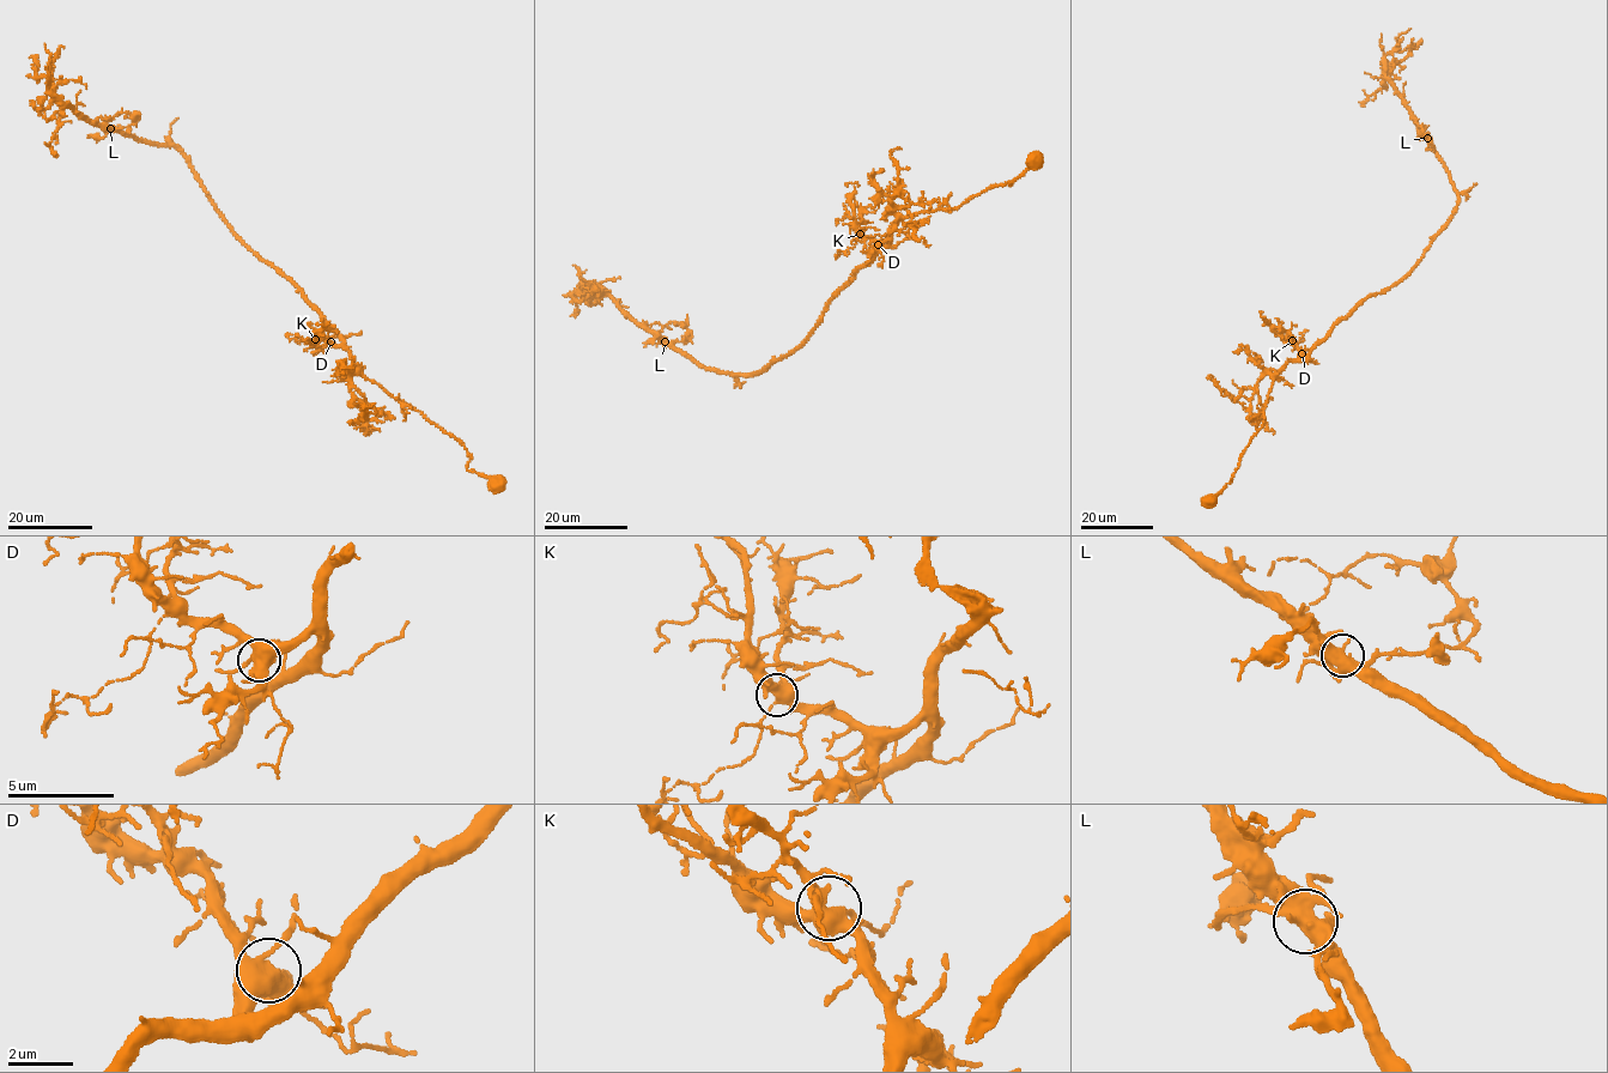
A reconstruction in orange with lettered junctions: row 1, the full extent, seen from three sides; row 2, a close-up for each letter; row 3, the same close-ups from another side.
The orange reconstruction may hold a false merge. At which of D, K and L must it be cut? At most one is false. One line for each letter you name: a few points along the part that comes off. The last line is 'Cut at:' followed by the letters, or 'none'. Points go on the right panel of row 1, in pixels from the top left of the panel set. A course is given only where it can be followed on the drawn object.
L: course (1427, 138), (1415, 121), (1418, 119)
Cut at: L

